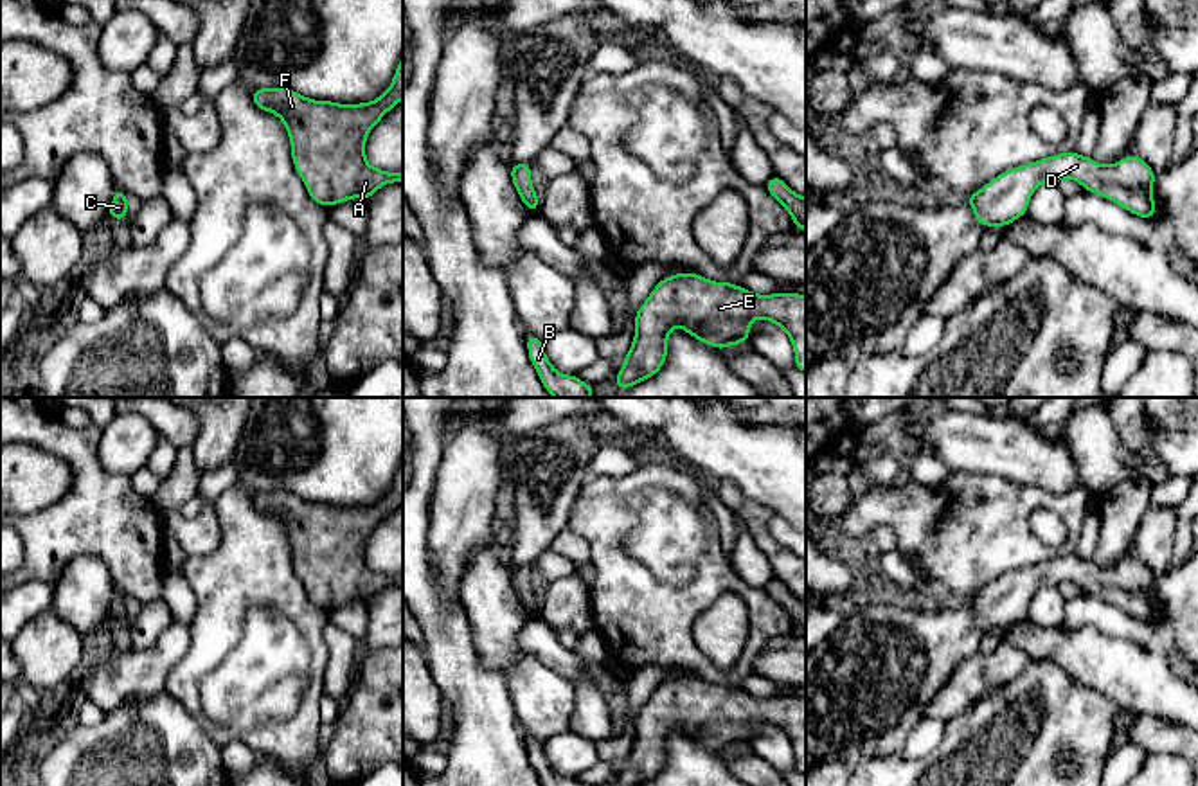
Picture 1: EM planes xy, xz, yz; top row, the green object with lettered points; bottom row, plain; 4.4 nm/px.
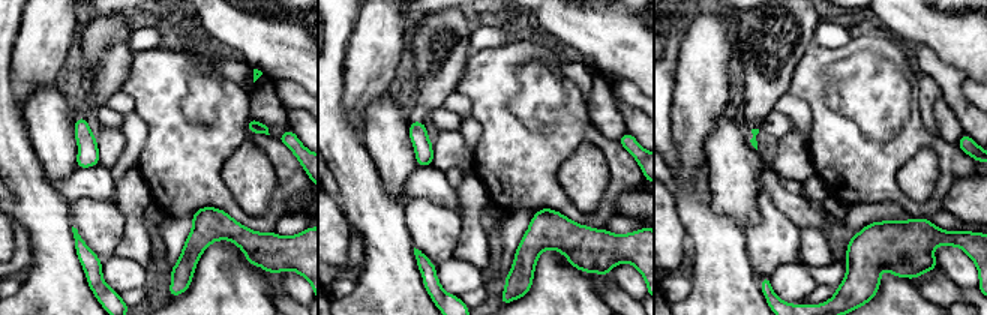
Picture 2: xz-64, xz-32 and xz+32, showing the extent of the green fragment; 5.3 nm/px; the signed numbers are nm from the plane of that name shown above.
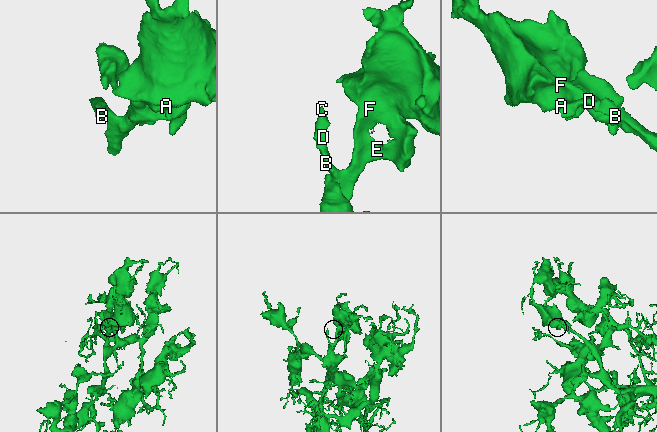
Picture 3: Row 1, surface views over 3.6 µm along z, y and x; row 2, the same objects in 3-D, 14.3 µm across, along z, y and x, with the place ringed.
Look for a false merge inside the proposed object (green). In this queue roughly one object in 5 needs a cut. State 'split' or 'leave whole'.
leave whole

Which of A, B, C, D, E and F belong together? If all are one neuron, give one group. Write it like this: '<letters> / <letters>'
A B C D E F

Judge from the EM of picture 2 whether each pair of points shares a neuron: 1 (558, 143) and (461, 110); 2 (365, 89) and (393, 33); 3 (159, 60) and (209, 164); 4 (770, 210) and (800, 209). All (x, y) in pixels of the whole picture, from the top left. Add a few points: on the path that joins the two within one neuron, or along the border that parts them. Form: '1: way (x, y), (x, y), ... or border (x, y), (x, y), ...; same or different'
1: border (456, 90), (471, 102), (473, 114); different
2: way (368, 75), (372, 54), (380, 47); same
3: way (159, 86), (162, 114), (183, 138); same
4: border (761, 191), (765, 191), (771, 201), (800, 228); different

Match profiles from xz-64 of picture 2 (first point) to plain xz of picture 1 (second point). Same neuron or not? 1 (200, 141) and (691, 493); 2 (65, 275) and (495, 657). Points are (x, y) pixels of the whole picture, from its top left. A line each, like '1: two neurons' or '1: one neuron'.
1: one neuron
2: two neurons

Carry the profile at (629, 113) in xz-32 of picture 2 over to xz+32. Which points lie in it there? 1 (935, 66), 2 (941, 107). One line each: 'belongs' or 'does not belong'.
1: belongs
2: does not belong

